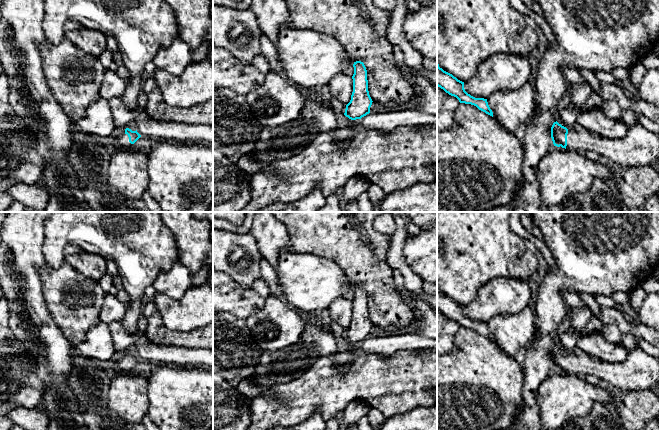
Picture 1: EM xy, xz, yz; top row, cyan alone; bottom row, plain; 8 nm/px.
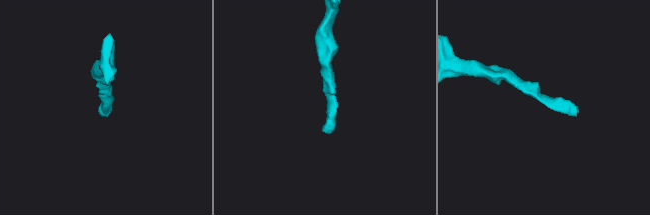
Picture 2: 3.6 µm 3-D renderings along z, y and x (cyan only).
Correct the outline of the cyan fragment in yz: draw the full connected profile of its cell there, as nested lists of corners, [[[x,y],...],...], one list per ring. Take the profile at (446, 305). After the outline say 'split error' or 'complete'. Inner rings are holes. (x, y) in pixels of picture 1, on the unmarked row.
[[[438,286],[437,310],[443,313],[449,319],[456,321],[460,327],[474,329],[479,334],[493,341],[493,336],[488,329],[487,323],[475,322],[468,318],[464,313],[464,306],[458,304],[452,298],[440,292]]]; complete

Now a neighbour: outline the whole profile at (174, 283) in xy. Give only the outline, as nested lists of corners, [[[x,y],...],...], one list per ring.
[[[177,261],[169,271],[160,273],[152,286],[157,293],[178,300],[191,287],[191,274],[180,261]]]

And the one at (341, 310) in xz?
[[[343,297],[335,299],[328,307],[331,321],[342,326],[345,330],[350,326],[353,316],[353,303]]]

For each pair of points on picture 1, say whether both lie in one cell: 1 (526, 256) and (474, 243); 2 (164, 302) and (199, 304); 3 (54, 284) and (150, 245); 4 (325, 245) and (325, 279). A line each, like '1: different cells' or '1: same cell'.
1: same cell
2: same cell
3: different cells
4: different cells

